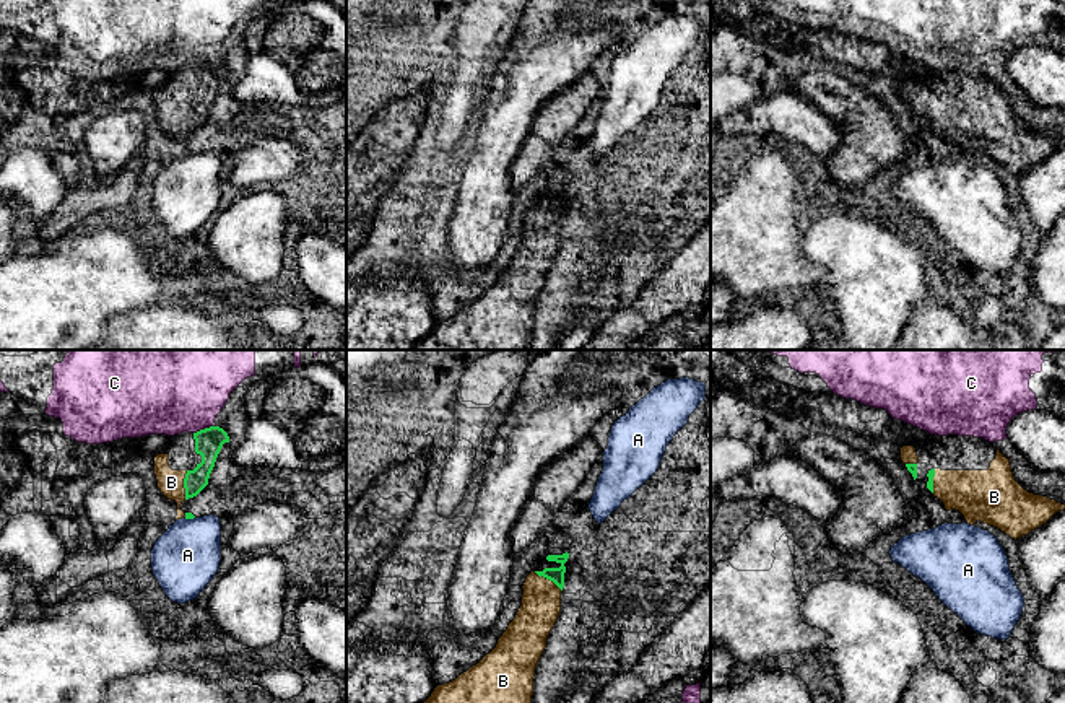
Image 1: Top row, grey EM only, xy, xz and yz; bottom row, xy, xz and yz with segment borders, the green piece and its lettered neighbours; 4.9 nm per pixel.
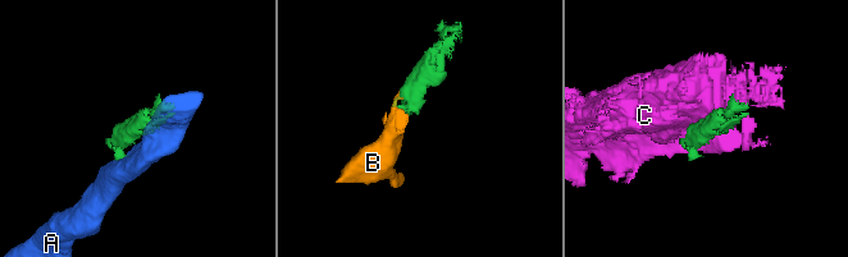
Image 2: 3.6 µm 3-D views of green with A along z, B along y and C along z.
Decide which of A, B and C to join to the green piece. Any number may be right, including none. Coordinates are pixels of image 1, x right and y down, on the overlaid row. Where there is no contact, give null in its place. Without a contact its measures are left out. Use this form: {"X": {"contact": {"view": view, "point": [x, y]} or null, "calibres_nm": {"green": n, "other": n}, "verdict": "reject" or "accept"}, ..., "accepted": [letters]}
{"A": {"contact": {"view": "xy", "point": [189, 518]}, "calibres_nm": {"green": 30, "other": 320}, "verdict": "reject"}, "B": {"contact": {"view": "xy", "point": [184, 485]}, "calibres_nm": {"green": 140, "other": 130}, "verdict": "accept"}, "C": {"contact": {"view": "xy", "point": [202, 430]}, "calibres_nm": {"green": 140, "other": 460}, "verdict": "reject"}, "accepted": ["B"]}

